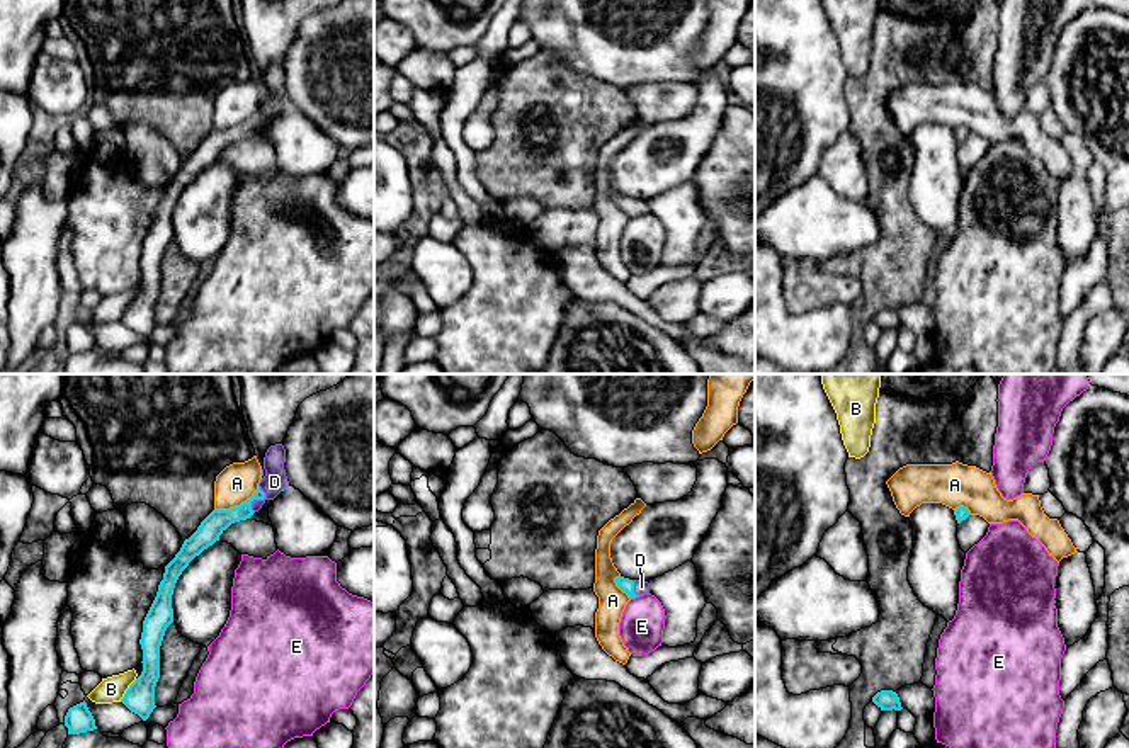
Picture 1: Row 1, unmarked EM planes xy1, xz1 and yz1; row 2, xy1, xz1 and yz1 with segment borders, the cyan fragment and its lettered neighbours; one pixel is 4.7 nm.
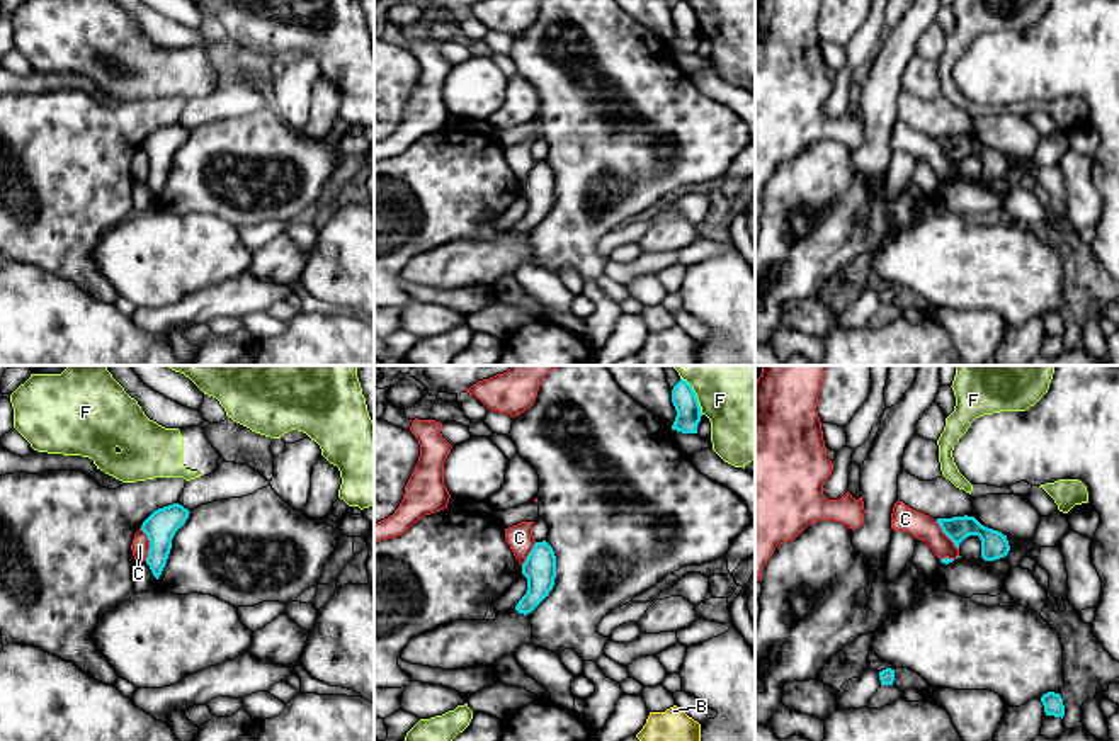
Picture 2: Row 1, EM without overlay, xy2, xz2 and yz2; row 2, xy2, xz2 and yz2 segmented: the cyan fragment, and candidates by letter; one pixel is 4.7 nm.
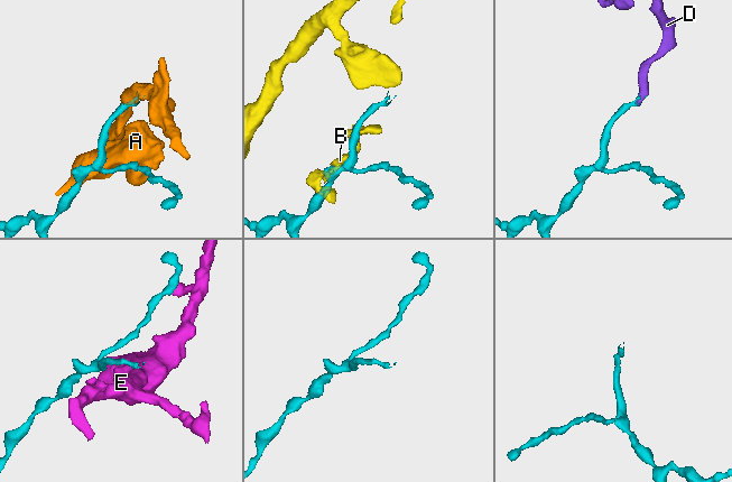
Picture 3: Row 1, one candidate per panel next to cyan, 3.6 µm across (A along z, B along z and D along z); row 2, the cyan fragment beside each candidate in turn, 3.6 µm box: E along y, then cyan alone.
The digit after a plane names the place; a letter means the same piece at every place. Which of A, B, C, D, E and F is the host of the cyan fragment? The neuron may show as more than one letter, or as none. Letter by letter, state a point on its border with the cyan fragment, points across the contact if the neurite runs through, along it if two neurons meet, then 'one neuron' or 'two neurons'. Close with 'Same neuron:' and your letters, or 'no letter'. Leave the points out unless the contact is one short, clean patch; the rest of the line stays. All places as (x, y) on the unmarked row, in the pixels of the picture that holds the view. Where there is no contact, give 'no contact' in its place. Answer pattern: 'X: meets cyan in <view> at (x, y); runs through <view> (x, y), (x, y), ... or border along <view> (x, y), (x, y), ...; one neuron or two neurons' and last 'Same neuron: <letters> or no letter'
A: meets cyan in xy1 at (237, 126); border along xy1 (259, 106), (238, 124), (215, 128); two neurons
B: meets cyan in xy1 at (126, 310); border along xy1 (136, 298), (119, 320); two neurons
C: meets cyan in xy2 at (150, 164); border along xy2 (140, 148), (148, 160), (147, 179); two neurons
D: meets cyan in xy1 at (259, 118); runs through xy1 (218, 140), (240, 133), (259, 118), (274, 101); one neuron
E: meets cyan in xz1 at (635, 216); two neurons
F: meets cyan in xz2 at (696, 17); two neurons
Same neuron: D

